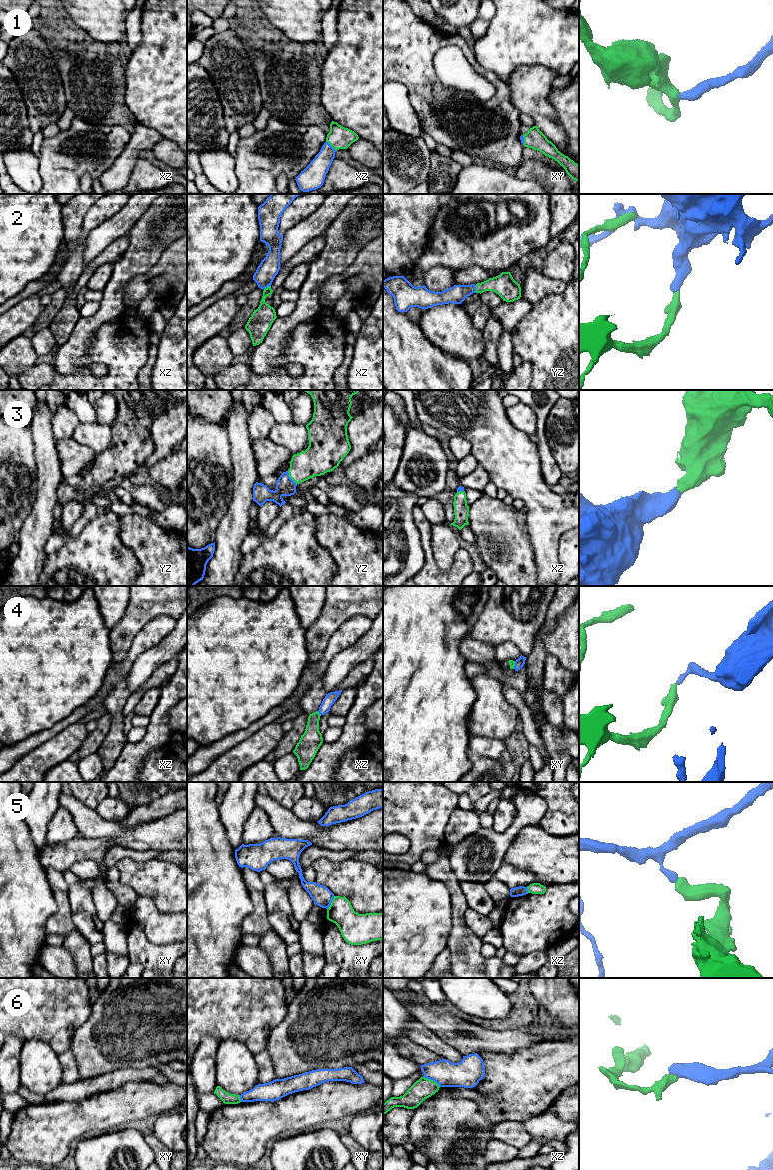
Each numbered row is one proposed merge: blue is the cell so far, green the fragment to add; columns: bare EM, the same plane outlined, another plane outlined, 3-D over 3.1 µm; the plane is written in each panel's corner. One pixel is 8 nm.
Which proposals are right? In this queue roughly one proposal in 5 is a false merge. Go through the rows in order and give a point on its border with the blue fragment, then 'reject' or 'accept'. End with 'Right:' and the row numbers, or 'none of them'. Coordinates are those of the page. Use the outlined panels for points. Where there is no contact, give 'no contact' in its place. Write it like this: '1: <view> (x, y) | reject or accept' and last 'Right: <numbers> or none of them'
1: xz (330, 145) | accept
2: yz (475, 289) | accept
3: yz (290, 478) | accept
4: xz (319, 713) | reject
5: xy (330, 903) | reject
6: xz (432, 1079) | reject
Right: 1, 2, 3

